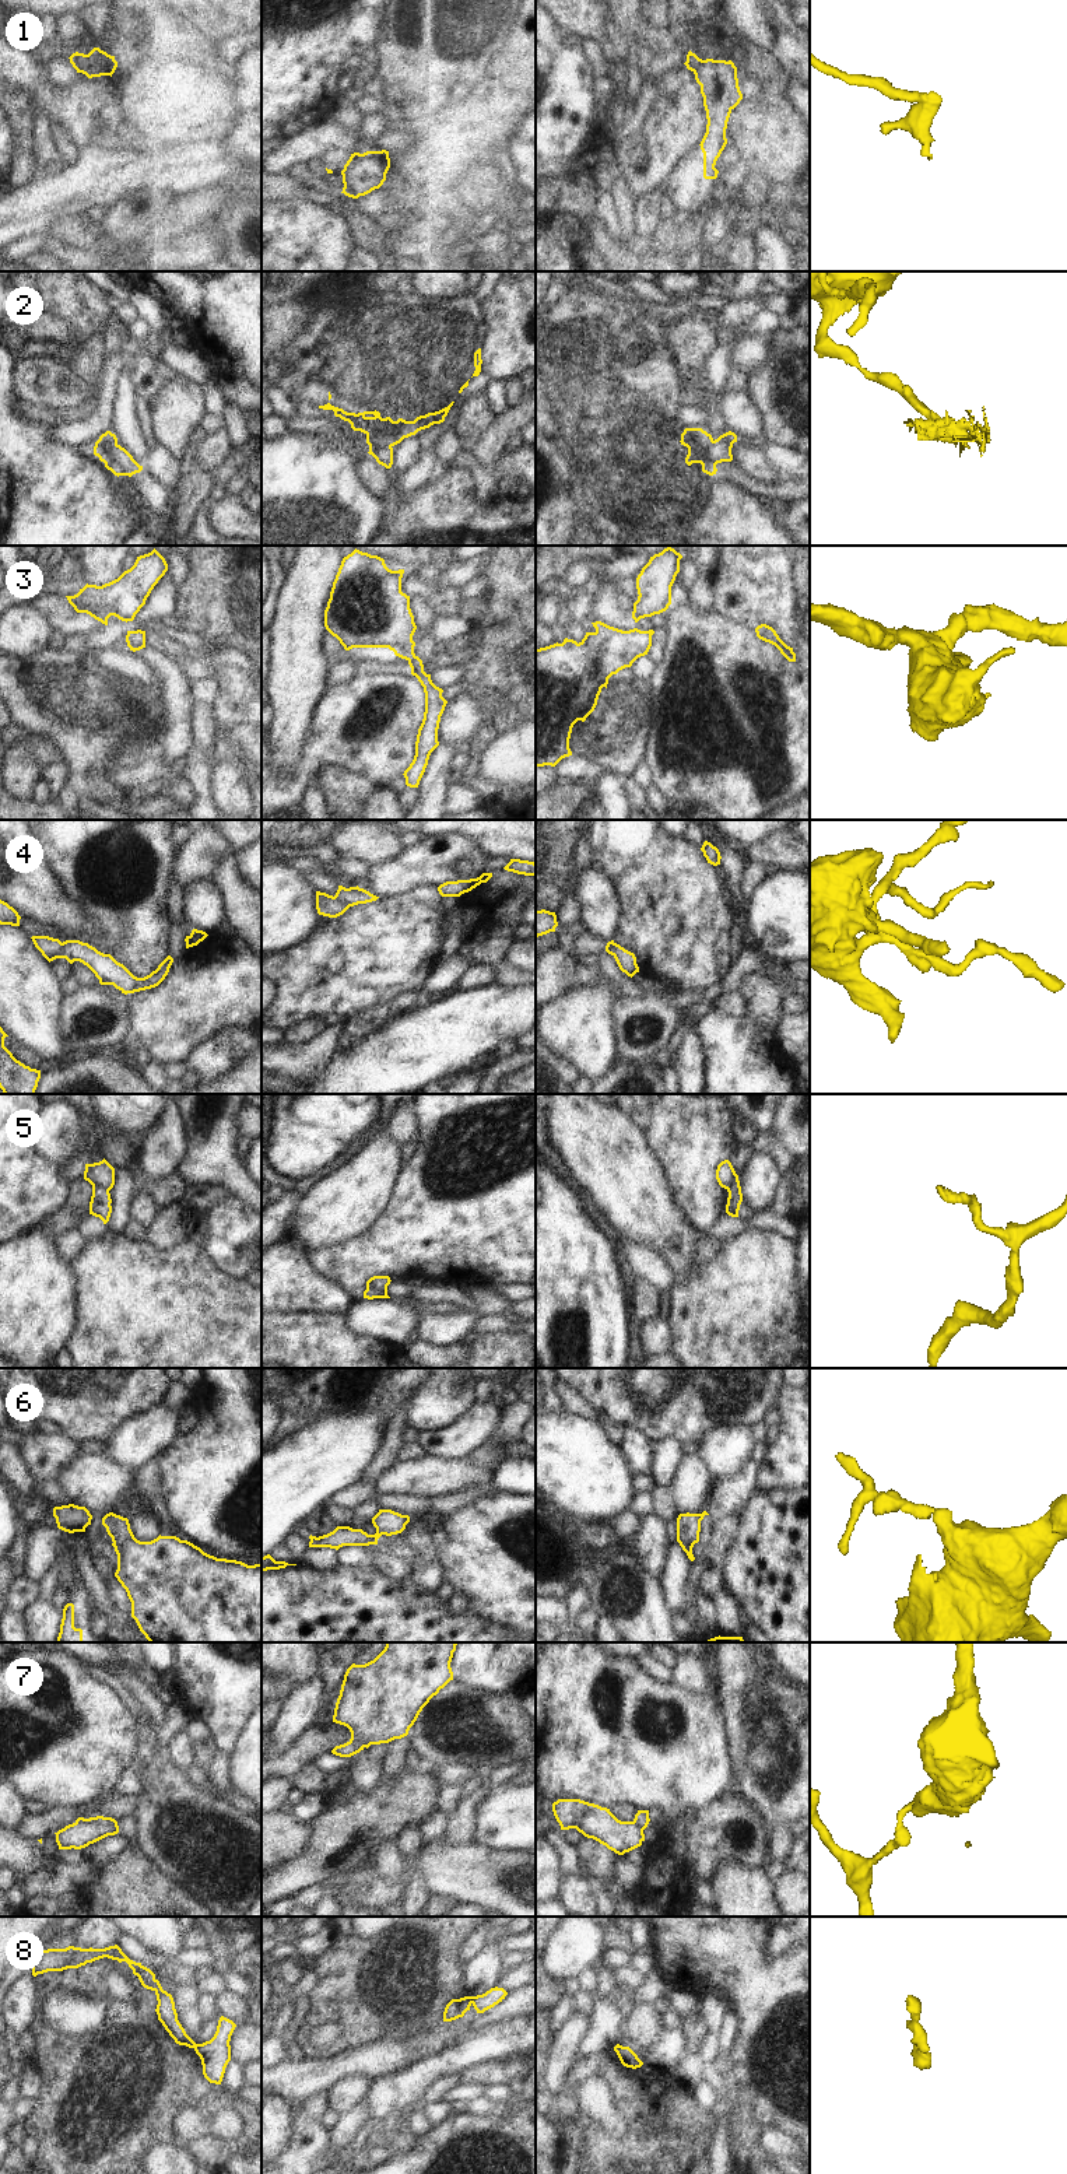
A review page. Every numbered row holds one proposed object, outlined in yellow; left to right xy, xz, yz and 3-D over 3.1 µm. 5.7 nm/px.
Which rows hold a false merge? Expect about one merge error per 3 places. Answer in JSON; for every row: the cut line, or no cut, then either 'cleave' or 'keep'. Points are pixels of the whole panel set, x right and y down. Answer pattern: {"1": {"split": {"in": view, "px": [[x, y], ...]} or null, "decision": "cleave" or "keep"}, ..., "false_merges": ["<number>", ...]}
{"1": {"split": {"in": "xy", "px": [[88, 55], [88, 66], [80, 72]]}, "decision": "cleave"}, "2": {"split": {"in": "xy", "px": [[111, 445], [115, 462], [126, 473], [132, 473], [140, 466]]}, "decision": "cleave"}, "3": {"split": null, "decision": "keep"}, "4": {"split": {"in": "xz", "px": [[334, 896], [350, 905]]}, "decision": "cleave"}, "5": {"split": {"in": "xz", "px": [[367, 1287], [372, 1287], [379, 1297]]}, "decision": "cleave"}, "6": {"split": {"in": "xz", "px": [[376, 1531], [382, 1533]]}, "decision": "cleave"}, "7": {"split": {"in": "xz", "px": [[350, 1739], [357, 1741], [362, 1748]]}, "decision": "cleave"}, "8": {"split": {"in": "xz", "px": [[469, 1997], [471, 2002]]}, "decision": "cleave"}, "false_merges": ["1", "2", "4", "5", "6", "7", "8"]}

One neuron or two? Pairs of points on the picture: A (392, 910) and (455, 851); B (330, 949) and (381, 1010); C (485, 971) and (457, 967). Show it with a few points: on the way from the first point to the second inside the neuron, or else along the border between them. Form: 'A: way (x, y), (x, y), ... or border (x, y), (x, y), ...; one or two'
A: border (437, 886), (414, 886), (388, 898); two
B: border (388, 1000), (367, 1006), (346, 1017); two
C: border (471, 964), (456, 985); two

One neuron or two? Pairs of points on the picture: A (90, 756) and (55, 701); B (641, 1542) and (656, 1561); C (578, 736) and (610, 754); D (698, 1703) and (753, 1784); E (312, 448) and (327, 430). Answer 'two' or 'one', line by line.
A: one
B: one
C: one
D: two
E: two

